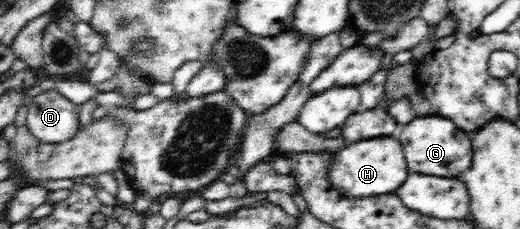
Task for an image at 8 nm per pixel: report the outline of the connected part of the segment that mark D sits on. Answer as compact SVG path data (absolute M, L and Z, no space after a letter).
M37 90L30 96L25 125L40 142L66 142L80 129L79 110L55 90Z

